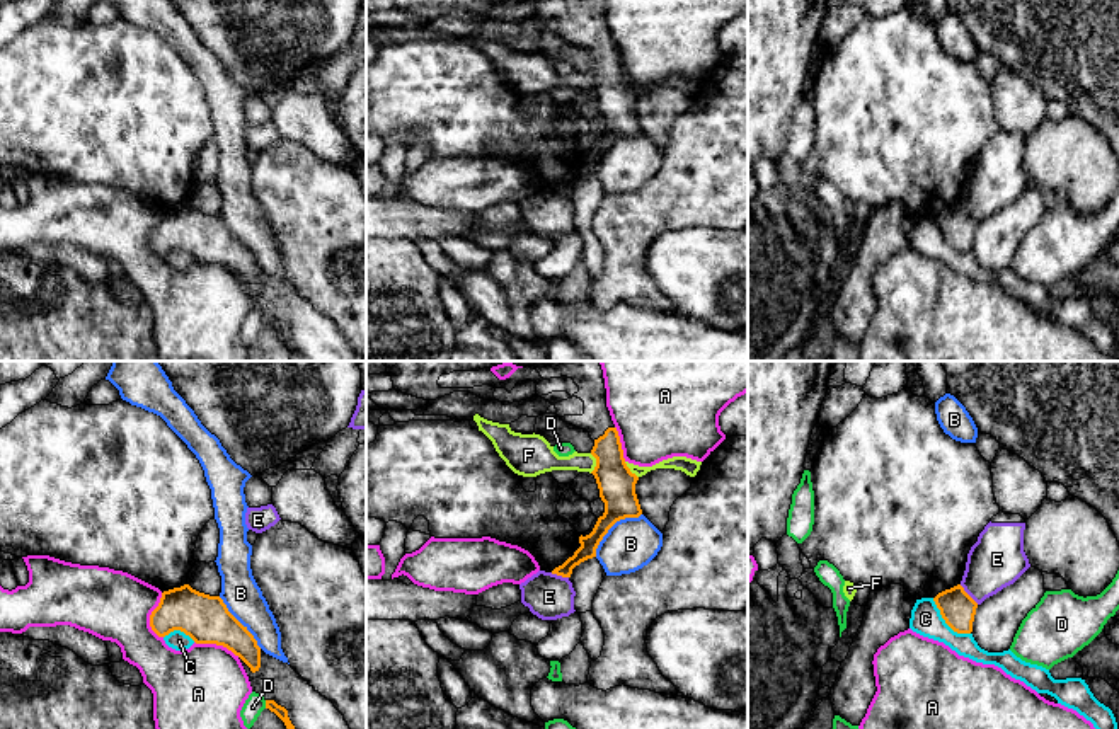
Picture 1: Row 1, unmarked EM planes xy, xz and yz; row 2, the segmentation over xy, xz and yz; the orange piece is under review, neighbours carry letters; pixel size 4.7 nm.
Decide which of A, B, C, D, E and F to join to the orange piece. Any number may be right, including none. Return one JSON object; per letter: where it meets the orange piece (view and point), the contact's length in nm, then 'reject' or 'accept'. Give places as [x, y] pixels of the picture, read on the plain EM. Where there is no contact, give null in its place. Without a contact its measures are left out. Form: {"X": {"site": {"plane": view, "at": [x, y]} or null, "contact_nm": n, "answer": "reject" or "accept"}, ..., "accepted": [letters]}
{"A": {"site": {"plane": "xy", "at": [150, 234]}, "contact_nm": 220, "answer": "reject"}, "B": {"site": {"plane": "xz", "at": [612, 143]}, "contact_nm": 300, "answer": "reject"}, "C": {"site": {"plane": "yz", "at": [946, 241]}, "contact_nm": 260, "answer": "reject"}, "D": {"site": {"plane": "xy", "at": [266, 322]}, "contact_nm": 40, "answer": "reject"}, "E": {"site": {"plane": "yz", "at": [968, 213]}, "contact_nm": 130, "answer": "reject"}, "F": {"site": {"plane": "xz", "at": [596, 82]}, "contact_nm": 100, "answer": "reject"}, "accepted": []}

